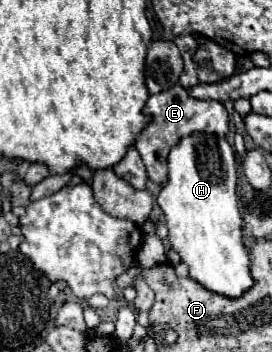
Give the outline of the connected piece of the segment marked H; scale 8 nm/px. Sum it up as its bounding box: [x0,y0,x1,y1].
[158,134,252,298]

